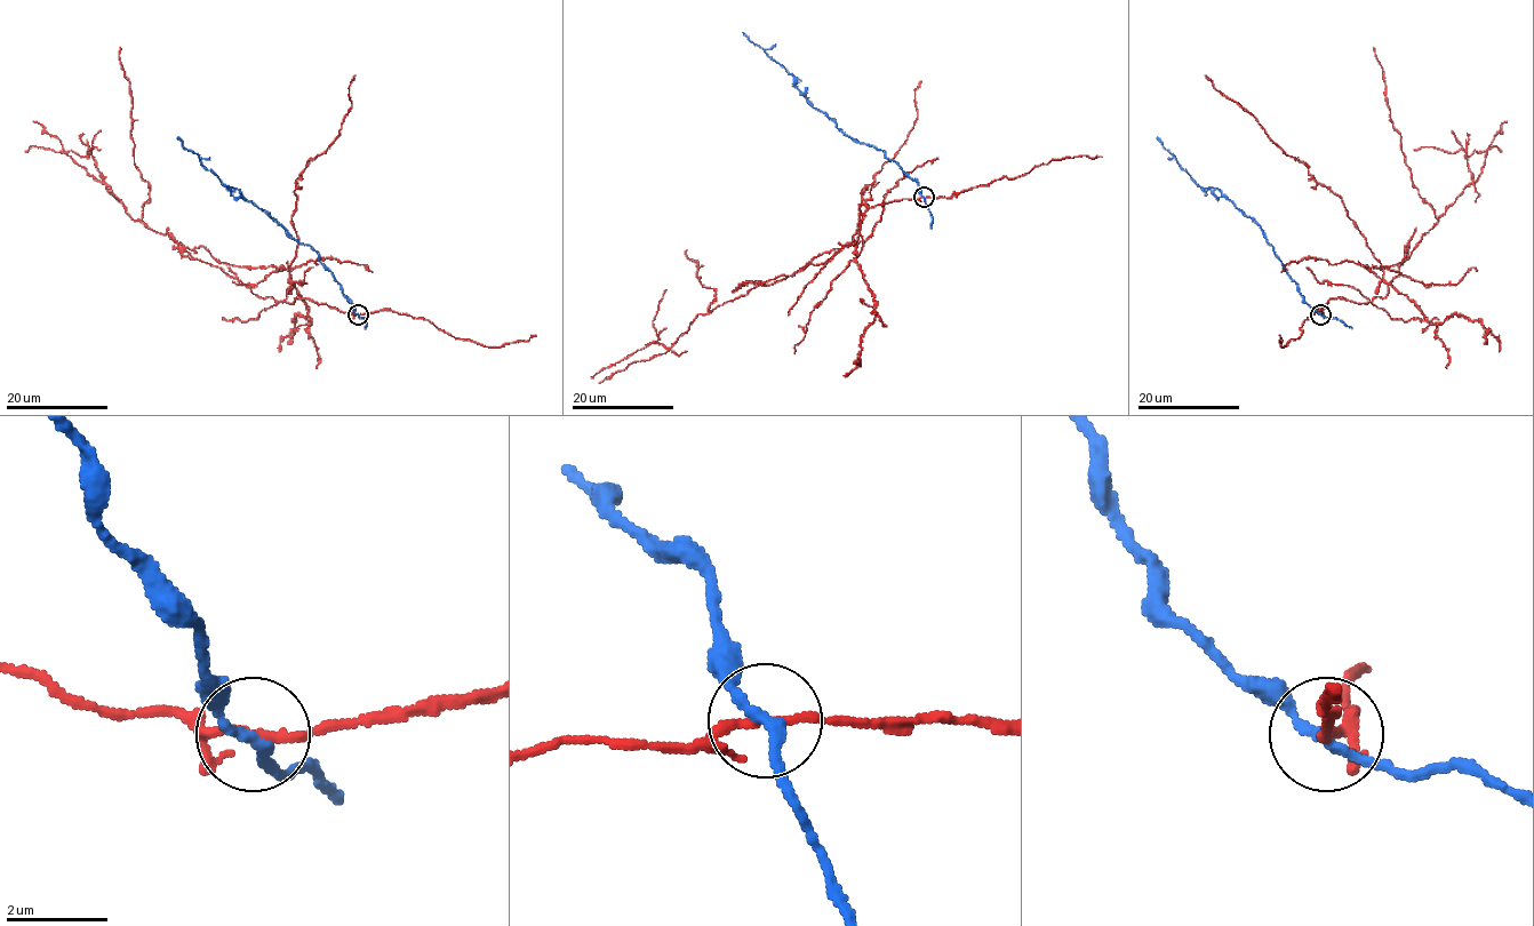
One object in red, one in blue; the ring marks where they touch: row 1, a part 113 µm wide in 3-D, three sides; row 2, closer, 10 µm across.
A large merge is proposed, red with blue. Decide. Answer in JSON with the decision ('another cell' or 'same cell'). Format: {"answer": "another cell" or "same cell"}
{"answer": "another cell"}

